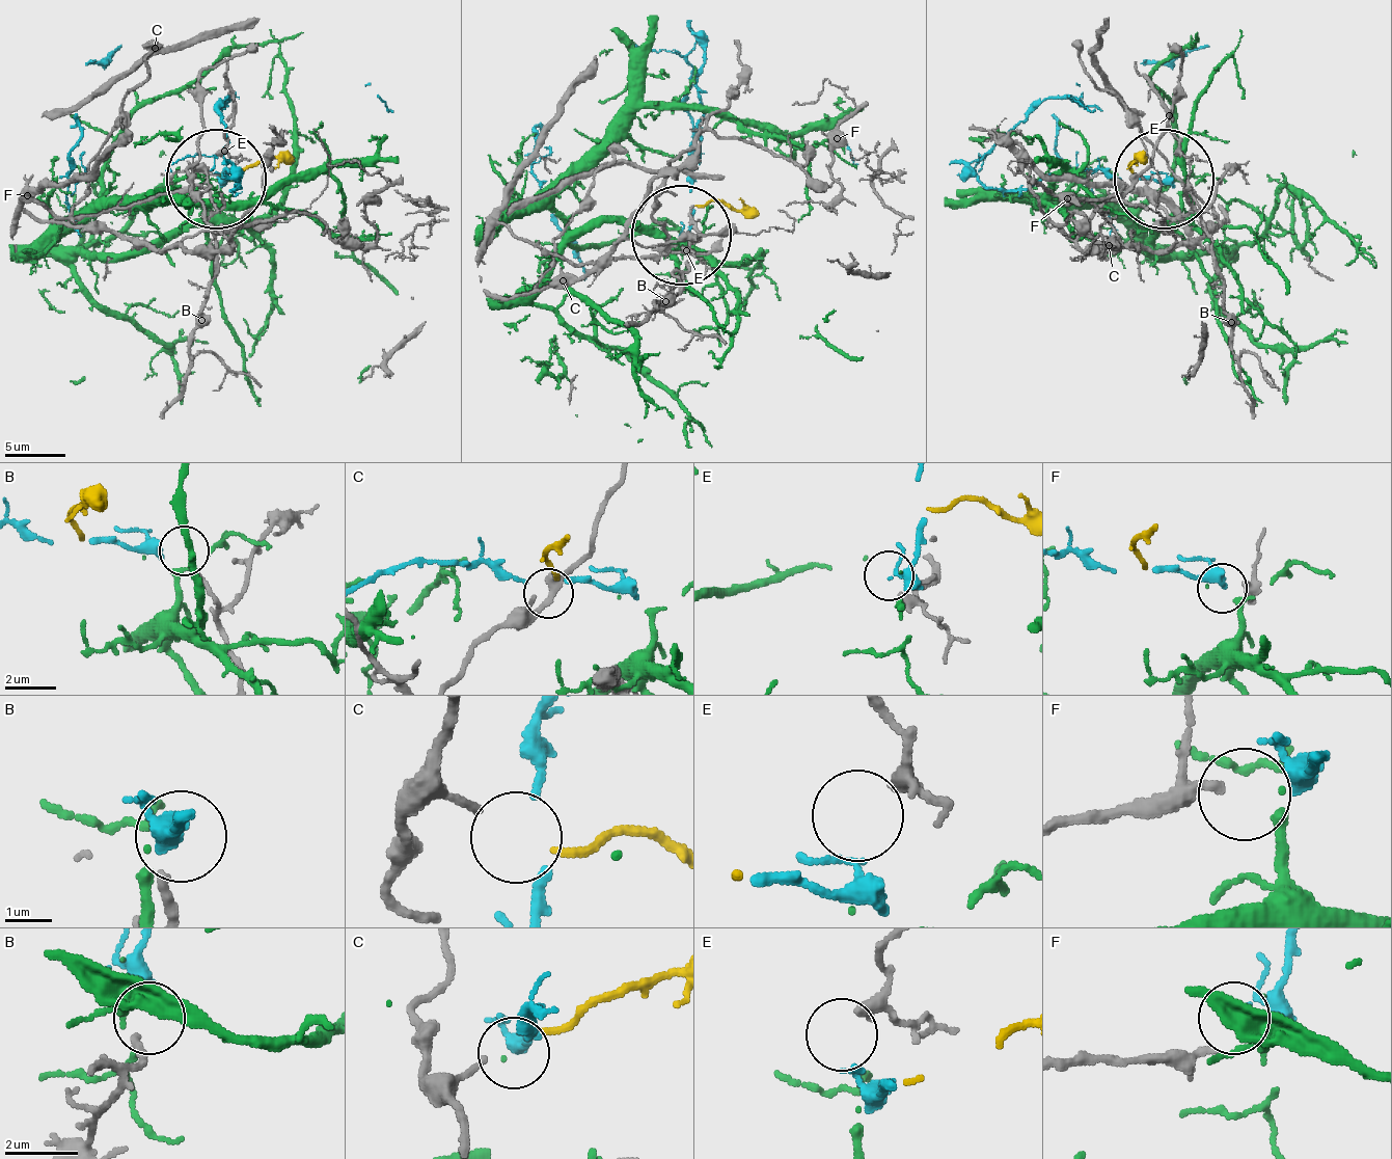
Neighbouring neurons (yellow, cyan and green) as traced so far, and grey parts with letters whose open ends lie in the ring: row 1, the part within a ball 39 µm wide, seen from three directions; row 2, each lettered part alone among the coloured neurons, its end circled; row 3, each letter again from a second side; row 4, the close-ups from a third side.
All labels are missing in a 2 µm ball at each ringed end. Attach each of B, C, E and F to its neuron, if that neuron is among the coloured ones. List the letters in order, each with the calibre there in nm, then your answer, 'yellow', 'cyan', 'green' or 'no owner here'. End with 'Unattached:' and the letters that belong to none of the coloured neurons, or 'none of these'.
B: 190 nm | no owner here
C: 150 nm | yellow
E: 280 nm | no owner here
F: 180 nm | no owner here
Unattached: B, E, F

